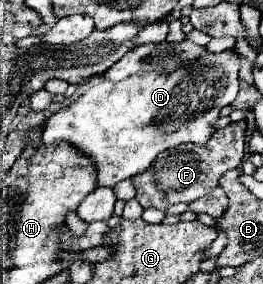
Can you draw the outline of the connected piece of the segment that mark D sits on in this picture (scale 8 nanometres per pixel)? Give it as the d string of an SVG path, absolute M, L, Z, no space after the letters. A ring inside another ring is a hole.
M226 49L220 53L206 51L202 59L176 67L170 73L148 71L142 75L130 75L118 83L100 81L98 85L90 87L78 101L56 111L48 119L42 141L46 145L60 143L62 139L70 141L74 147L78 147L82 153L90 155L96 161L98 183L104 187L114 187L116 183L146 171L146 167L150 167L150 163L170 147L176 147L180 143L204 145L214 133L214 123L220 119L220 109L230 105L238 95L240 89L238 71L240 71L238 53L234 49Z

